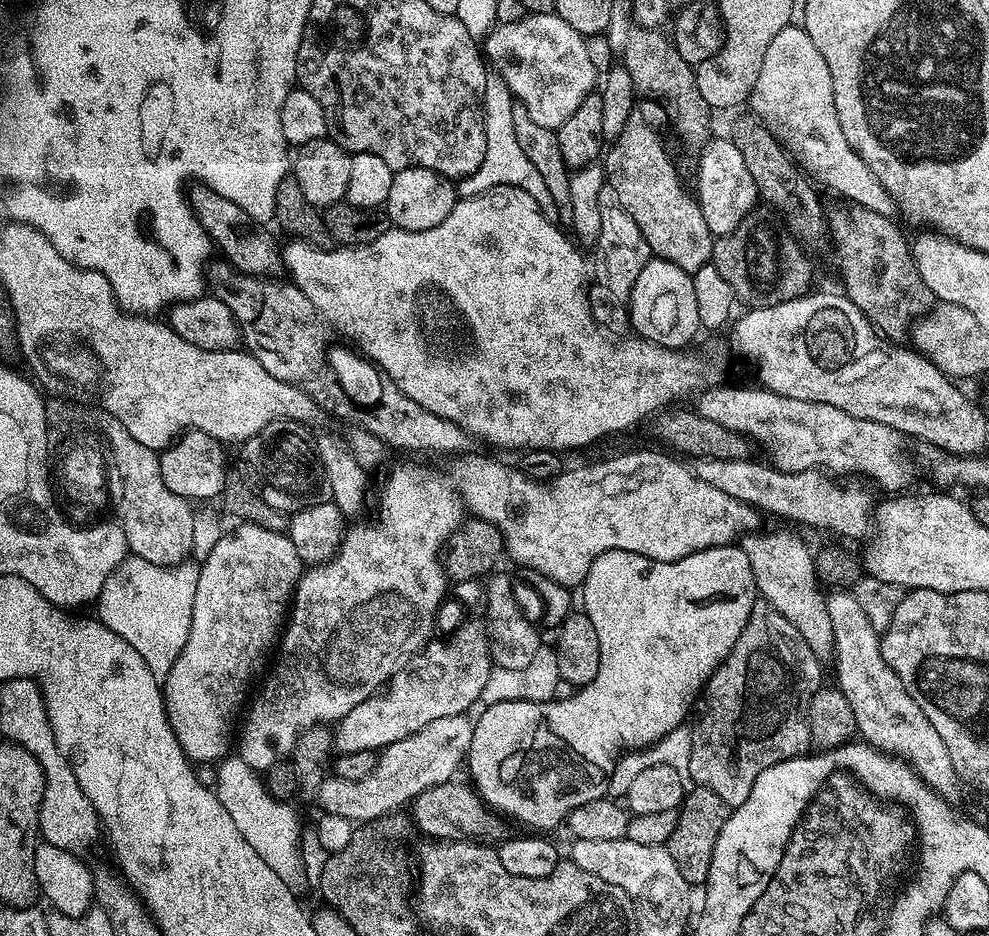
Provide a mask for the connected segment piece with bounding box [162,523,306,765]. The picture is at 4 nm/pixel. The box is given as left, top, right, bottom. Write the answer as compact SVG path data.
M241 523L236 527L238 528L234 529L233 532L225 531L221 535L220 541L214 546L214 550L210 552L210 556L199 565L200 573L198 574L198 586L194 594L194 610L192 611L192 621L190 622L190 634L186 638L186 646L182 646L182 654L178 654L174 666L170 666L170 674L163 677L162 680L164 709L168 715L170 726L178 738L182 750L188 755L189 761L195 762L197 765L212 763L212 765L215 765L233 751L234 736L232 740L232 731L235 728L237 731L238 717L241 715L242 709L249 699L248 687L251 686L252 679L263 670L264 663L268 660L268 655L271 652L273 655L281 643L282 629L285 627L286 617L289 615L293 599L296 595L296 586L299 584L301 575L306 568L306 565L298 558L298 550L294 550L294 542L285 533L275 533L272 530L264 530L261 526L247 523Z

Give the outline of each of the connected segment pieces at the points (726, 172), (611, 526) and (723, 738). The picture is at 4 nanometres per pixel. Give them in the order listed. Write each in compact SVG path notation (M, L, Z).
M731 138L716 139L709 139L701 152L694 177L694 195L700 202L702 218L706 218L706 226L710 226L713 237L730 234L730 230L744 221L758 204L754 178L750 178L750 170L746 170L738 146L734 146Z
M663 451L660 452L624 452L621 456L612 456L609 460L600 460L597 464L588 464L585 468L569 467L552 480L531 480L525 472L520 471L519 467L512 465L511 468L510 465L503 464L500 460L491 460L488 456L464 454L457 459L460 461L453 466L453 477L451 476L451 479L454 481L454 488L465 509L475 519L488 520L494 526L498 526L498 530L504 539L504 550L509 561L512 559L514 563L520 564L519 567L521 569L529 568L538 574L546 574L546 578L550 578L554 582L561 584L562 587L572 590L575 589L575 584L576 587L583 585L586 574L592 565L592 560L599 556L620 553L631 554L646 560L674 562L707 548L720 548L723 544L735 545L741 537L755 529L752 528L756 524L756 519L758 519L758 513L755 508L738 502L738 498L730 498L730 494L718 490L718 486L710 486L710 482L706 482L701 476L696 475L689 465L687 468L684 465L687 463L683 459L677 458L672 454L665 454Z
M762 598L756 599L750 610L750 618L746 618L746 626L742 626L742 634L738 634L738 642L734 642L734 650L730 650L726 659L717 666L716 673L708 679L702 693L704 709L701 710L696 724L691 725L692 745L690 746L690 766L688 767L691 783L701 788L714 790L714 794L718 794L718 798L722 798L722 802L726 802L729 809L733 809L742 806L742 802L746 802L746 798L750 798L750 790L754 790L754 782L758 782L758 774L762 774L762 770L770 770L770 766L774 766L778 762L805 755L812 744L808 725L808 707L810 698L814 698L814 694L822 687L820 668L822 668L822 662L814 654L814 650L810 650L810 646L806 646L806 638L802 638L802 634L798 634L798 630L794 630L794 626L790 626L790 622L786 622L786 618L782 618L782 614L778 614L778 610L774 610L774 606L770 606L770 602L766 602Z

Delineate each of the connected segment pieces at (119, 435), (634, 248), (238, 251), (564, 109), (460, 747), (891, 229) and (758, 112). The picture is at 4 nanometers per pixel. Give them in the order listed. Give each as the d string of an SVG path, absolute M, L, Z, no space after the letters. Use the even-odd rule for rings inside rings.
M108 420L104 428L108 428L108 434L113 436L112 446L117 447L117 466L112 468L109 499L122 502L122 527L129 553L165 566L185 563L192 555L194 542L194 520L197 513L192 510L193 505L166 486L162 479L159 455L153 449L133 443L133 436L124 435L124 428L120 428L116 420ZM130 455L134 457L132 462L128 461Z
M607 184L599 195L599 213L601 229L594 245L596 256L594 262L592 261L593 279L600 286L610 289L611 293L619 299L629 301L635 279L640 276L640 272L652 258L649 243L643 238L634 218L631 218L618 203L618 194L615 193L614 188Z
M197 183L196 188L191 189L190 203L200 219L200 224L212 237L215 247L225 256L224 260L233 268L244 272L247 276L263 276L265 278L279 277L282 272L282 244L281 241L276 241L270 233L267 232L267 227L261 226L259 223L253 222L246 214L246 210L242 210L242 206L234 206L234 202L230 202L230 198L222 198L222 194L218 194L212 188L207 188L205 184Z
M524 14L521 17L509 24L497 23L486 38L486 56L513 97L530 110L530 118L538 126L555 130L582 106L582 98L594 91L598 73L586 54L585 37L561 16Z
M467 715L434 718L422 730L389 744L379 753L376 769L358 782L329 775L316 787L314 799L320 803L321 813L336 814L353 822L373 822L395 813L396 808L415 800L418 794L453 779L465 763L472 745L473 721Z
M858 204L848 206L845 212L831 213L830 216L830 244L836 247L836 264L840 267L840 280L844 283L843 295L854 302L854 306L866 314L868 321L888 338L900 338L896 336L903 332L905 335L911 320L929 311L934 304L932 292L918 274L918 266L912 257L913 245L900 233L894 221L892 216L883 216Z
M789 24L780 30L765 54L764 64L750 92L748 106L753 110L751 113L763 121L789 153L794 155L802 170L808 167L808 160L820 160L820 164L824 164L824 144L828 144L828 140L836 144L836 140L840 140L844 134L842 130L836 132L839 121L828 124L828 120L838 120L834 106L832 112L824 108L824 92L831 90L833 83L826 60L803 27ZM804 72L808 72L808 84L800 80ZM824 80L828 80L828 88L824 88ZM792 92L800 92L804 100L796 100L796 104L792 104Z

